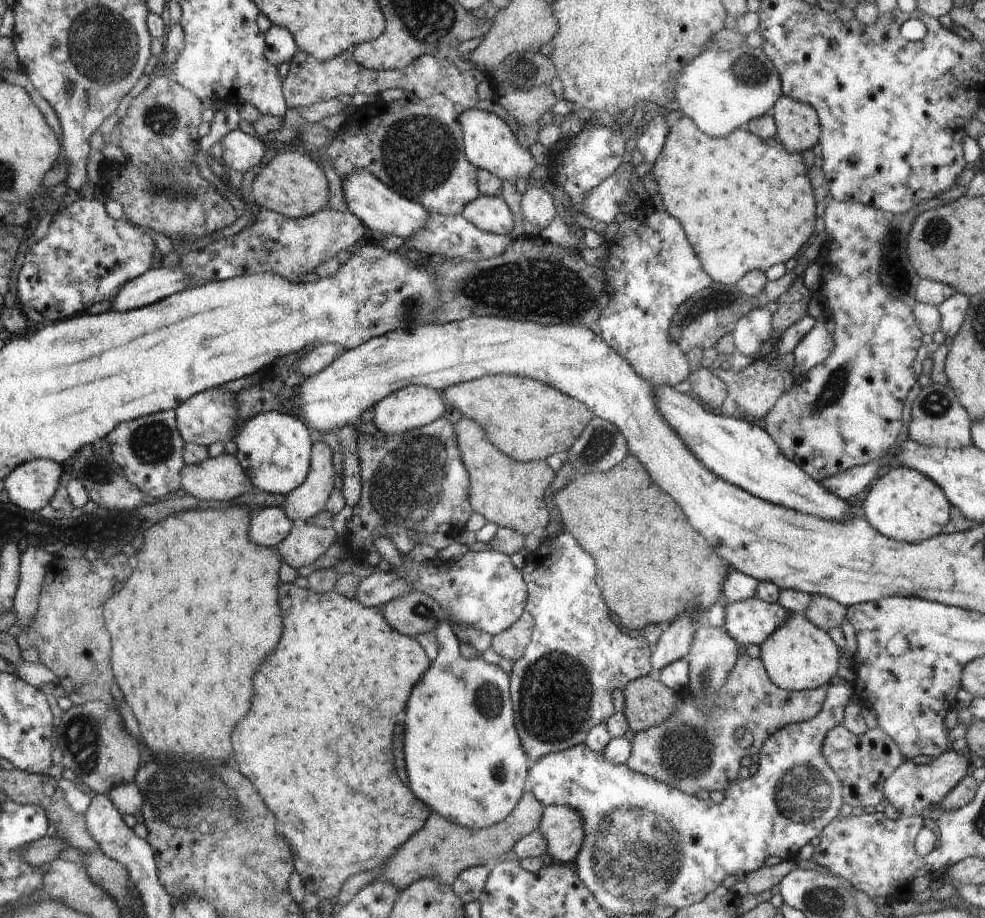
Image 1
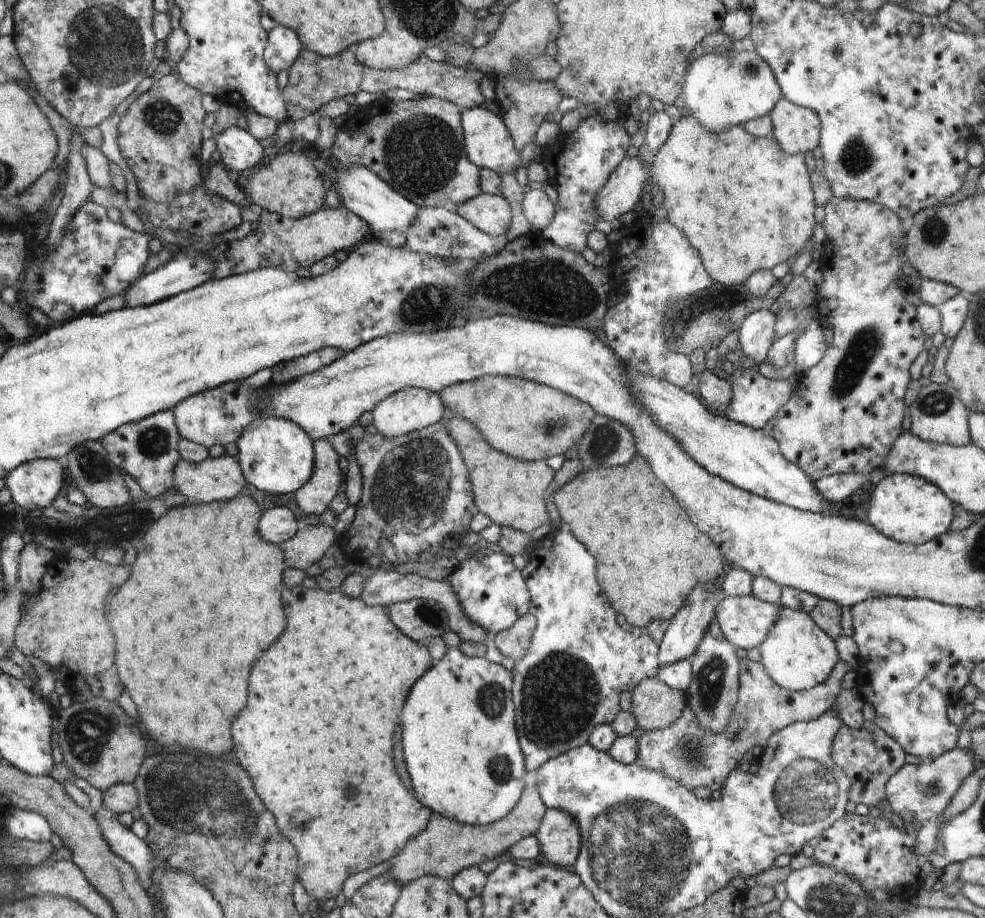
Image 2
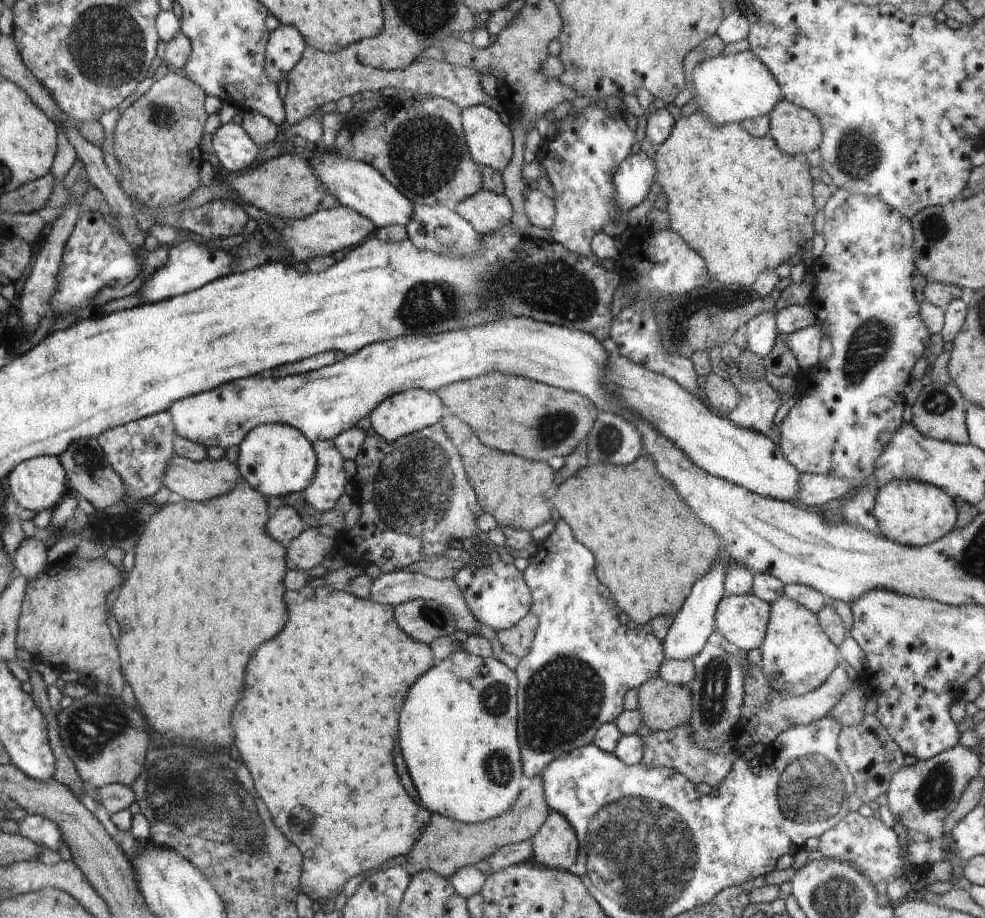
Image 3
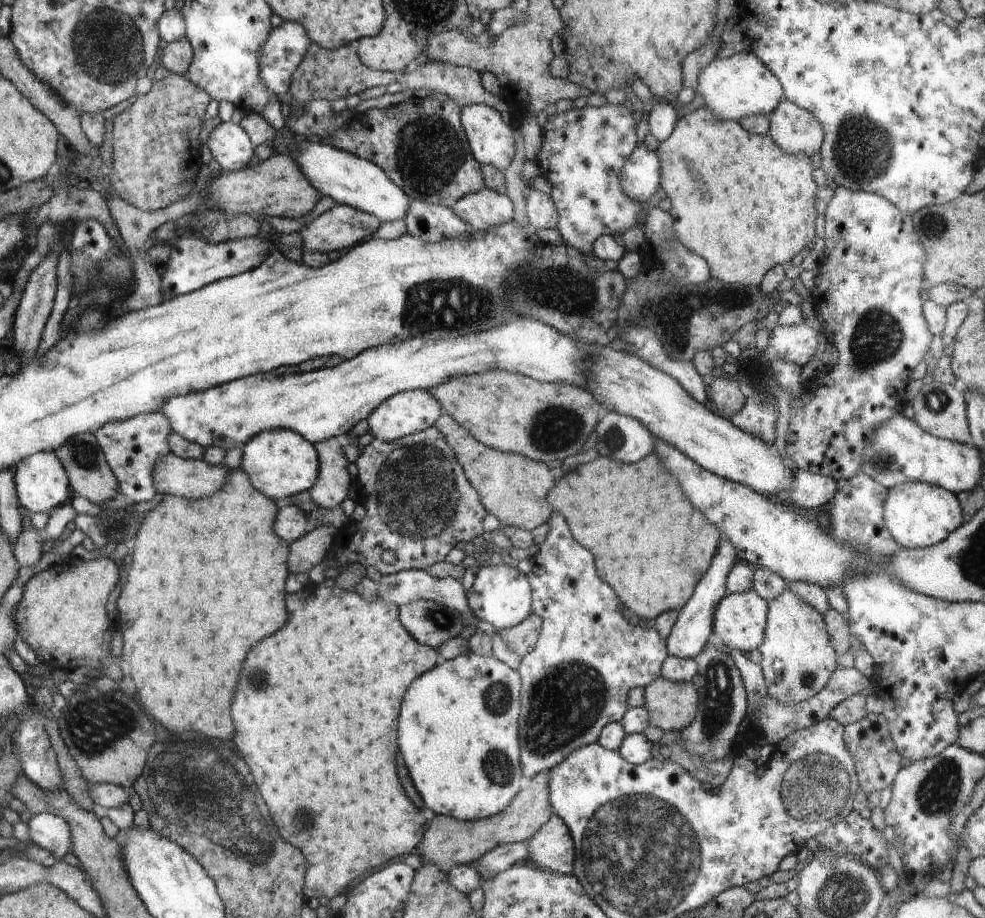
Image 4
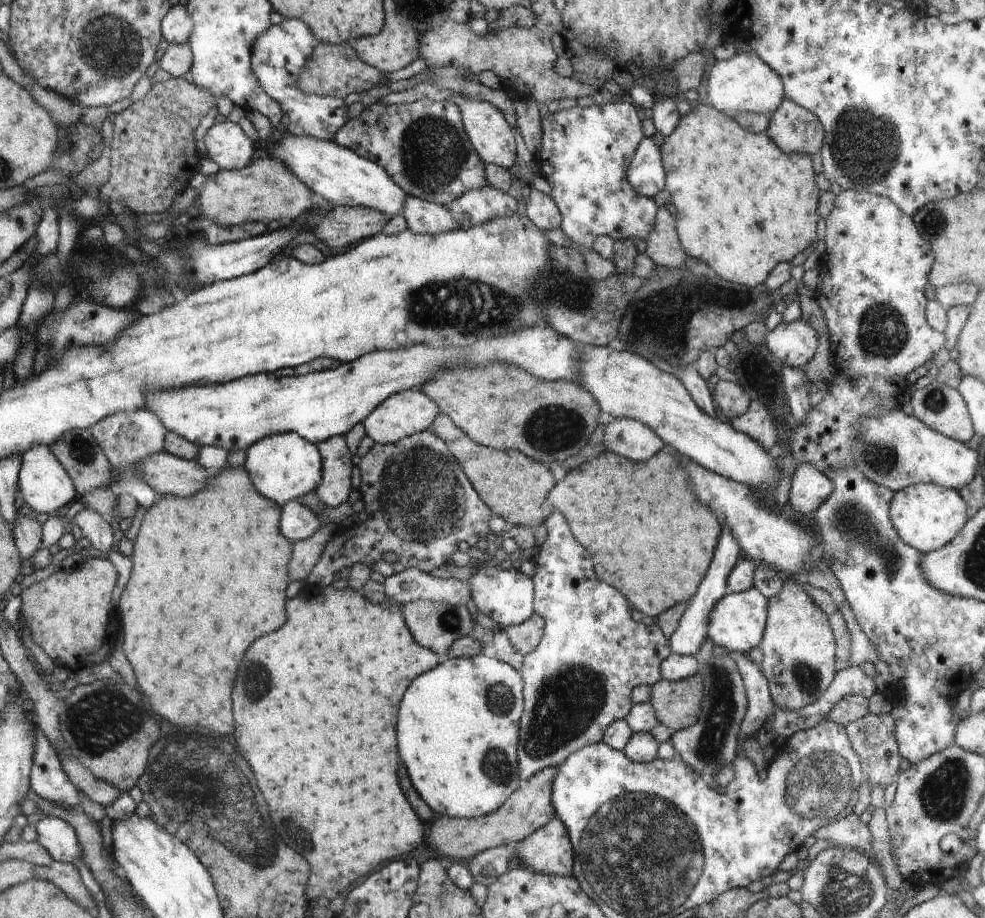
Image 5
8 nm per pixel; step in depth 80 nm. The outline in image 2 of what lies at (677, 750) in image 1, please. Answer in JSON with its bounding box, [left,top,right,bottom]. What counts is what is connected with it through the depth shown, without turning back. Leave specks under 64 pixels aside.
[635,659,852,790]

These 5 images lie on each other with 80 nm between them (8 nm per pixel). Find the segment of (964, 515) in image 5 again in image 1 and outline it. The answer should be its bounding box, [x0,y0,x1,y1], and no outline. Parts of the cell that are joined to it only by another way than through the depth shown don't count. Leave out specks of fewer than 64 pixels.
[864,469,951,543]

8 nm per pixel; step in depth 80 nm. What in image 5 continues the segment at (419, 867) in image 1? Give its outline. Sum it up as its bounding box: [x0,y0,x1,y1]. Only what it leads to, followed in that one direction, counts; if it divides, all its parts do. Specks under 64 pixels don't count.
[427,767,557,864]

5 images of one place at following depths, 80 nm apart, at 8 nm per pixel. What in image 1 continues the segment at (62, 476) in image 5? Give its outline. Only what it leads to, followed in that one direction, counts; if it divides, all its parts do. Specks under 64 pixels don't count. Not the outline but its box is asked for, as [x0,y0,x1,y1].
[4,459,62,512]

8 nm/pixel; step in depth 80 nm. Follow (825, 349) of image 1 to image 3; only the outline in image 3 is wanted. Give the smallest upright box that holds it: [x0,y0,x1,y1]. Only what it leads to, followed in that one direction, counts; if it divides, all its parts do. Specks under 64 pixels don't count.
[775,324,824,372]

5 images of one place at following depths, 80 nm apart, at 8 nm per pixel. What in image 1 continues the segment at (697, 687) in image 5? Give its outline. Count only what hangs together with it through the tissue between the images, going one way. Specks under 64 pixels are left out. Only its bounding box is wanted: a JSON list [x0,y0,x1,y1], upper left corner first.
[622,674,678,733]

